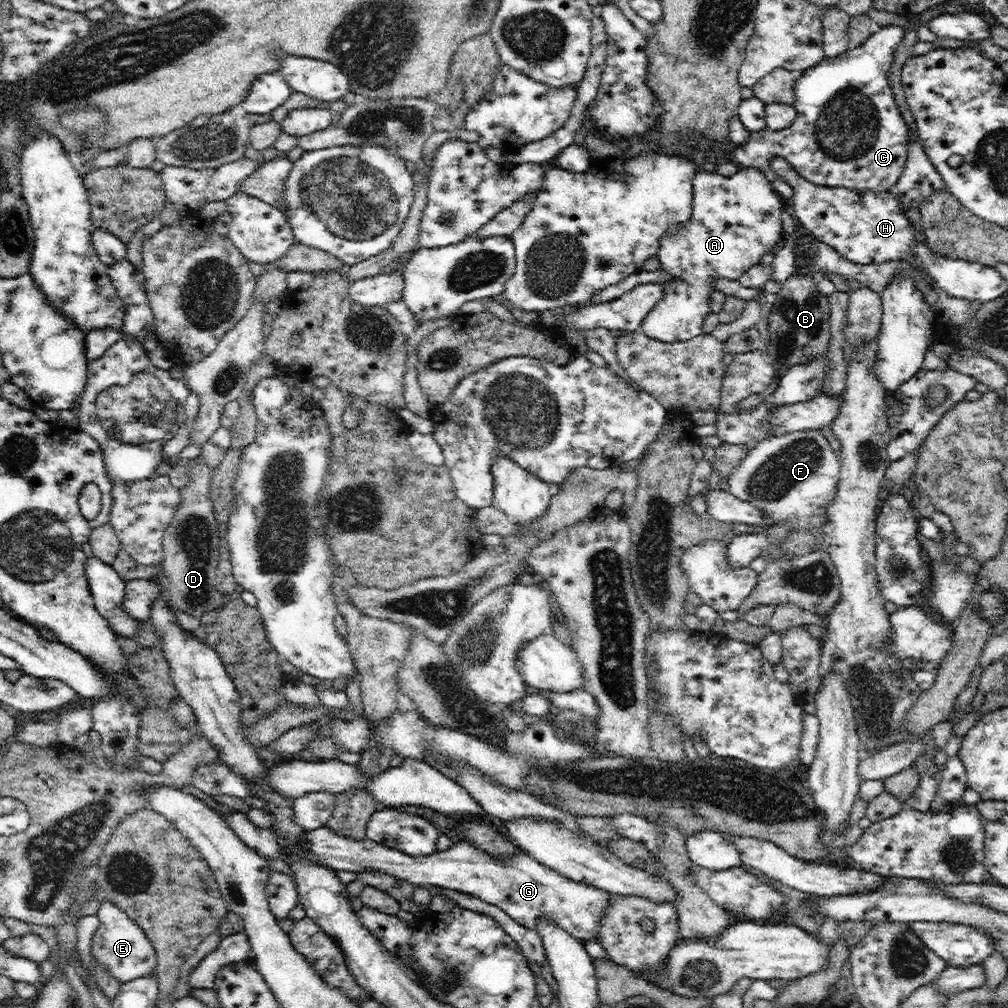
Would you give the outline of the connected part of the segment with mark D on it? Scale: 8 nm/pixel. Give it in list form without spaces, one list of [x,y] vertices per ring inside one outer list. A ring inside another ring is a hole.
[[[201,456],[187,464],[190,469],[190,482],[184,488],[178,489],[180,491],[180,504],[178,504],[164,536],[162,536],[163,559],[160,562],[162,569],[160,576],[165,581],[165,590],[172,608],[183,610],[190,616],[200,619],[204,612],[220,609],[236,595],[222,594],[216,588],[216,566],[218,566],[220,556],[220,538],[218,537],[219,526],[213,511],[213,502],[209,497],[213,470],[206,465]]]

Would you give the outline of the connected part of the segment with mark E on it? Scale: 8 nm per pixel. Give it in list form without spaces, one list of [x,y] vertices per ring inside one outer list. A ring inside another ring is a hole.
[[[109,900],[101,903],[97,913],[101,925],[97,928],[91,944],[91,955],[94,959],[102,963],[120,984],[155,972],[156,951],[142,927]]]

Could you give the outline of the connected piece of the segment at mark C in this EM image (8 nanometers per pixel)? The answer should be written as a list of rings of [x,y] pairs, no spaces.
[[[896,24],[881,26],[878,32],[872,33],[868,38],[866,38],[866,42],[864,42],[864,44],[860,44],[860,46],[852,46],[851,48],[848,48],[844,54],[840,54],[840,56],[836,56],[834,58],[825,56],[814,66],[797,74],[794,84],[794,106],[797,115],[794,122],[792,122],[788,128],[784,128],[782,130],[772,130],[768,127],[763,130],[758,130],[758,132],[751,132],[750,130],[750,138],[748,138],[748,142],[746,142],[744,146],[738,146],[738,148],[733,147],[730,150],[729,157],[735,163],[738,162],[748,168],[757,168],[760,172],[764,173],[764,176],[766,176],[766,169],[769,167],[769,160],[772,157],[782,157],[792,165],[792,169],[796,170],[800,176],[804,177],[807,181],[820,186],[846,187],[847,189],[852,189],[858,192],[864,192],[865,190],[874,191],[876,193],[890,191],[898,182],[898,177],[901,175],[901,172],[905,167],[911,134],[909,126],[905,121],[905,118],[901,115],[899,106],[896,104],[895,95],[893,94],[891,84],[889,83],[889,72],[892,68],[894,49],[902,40],[904,33],[904,27]]]

